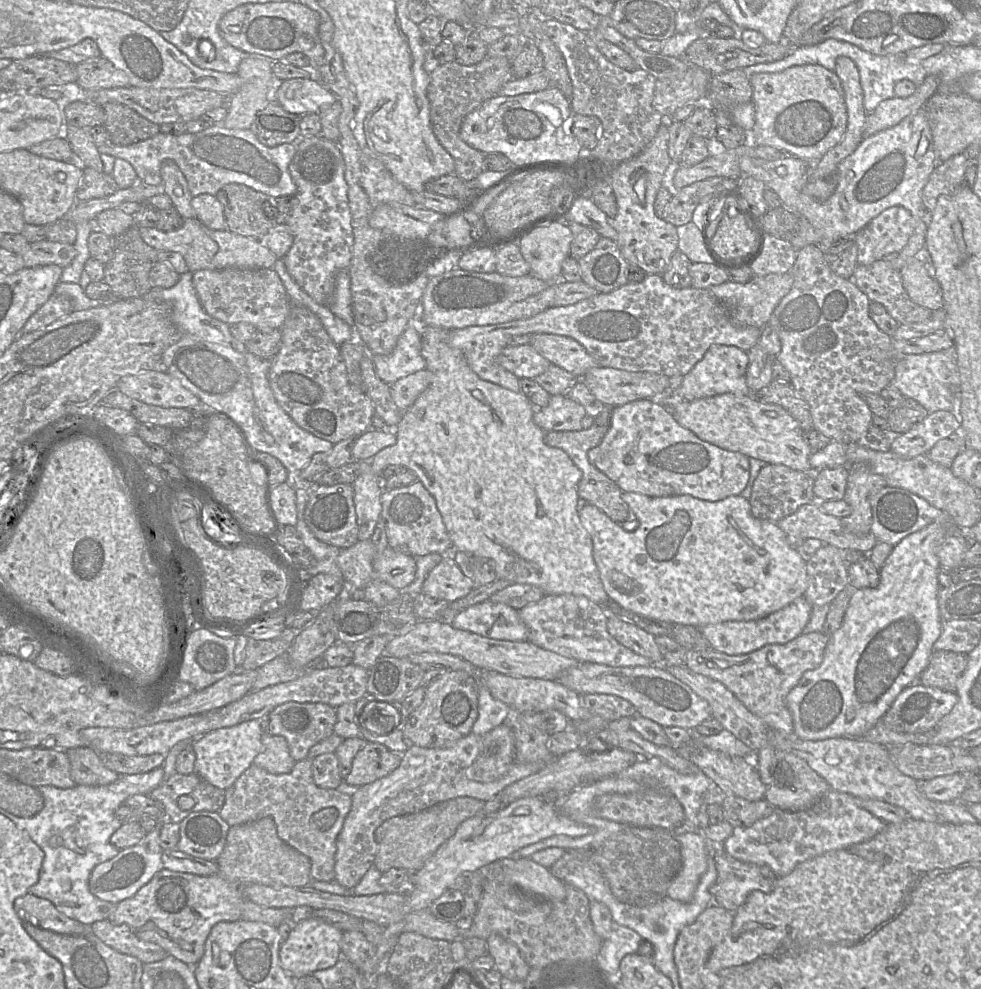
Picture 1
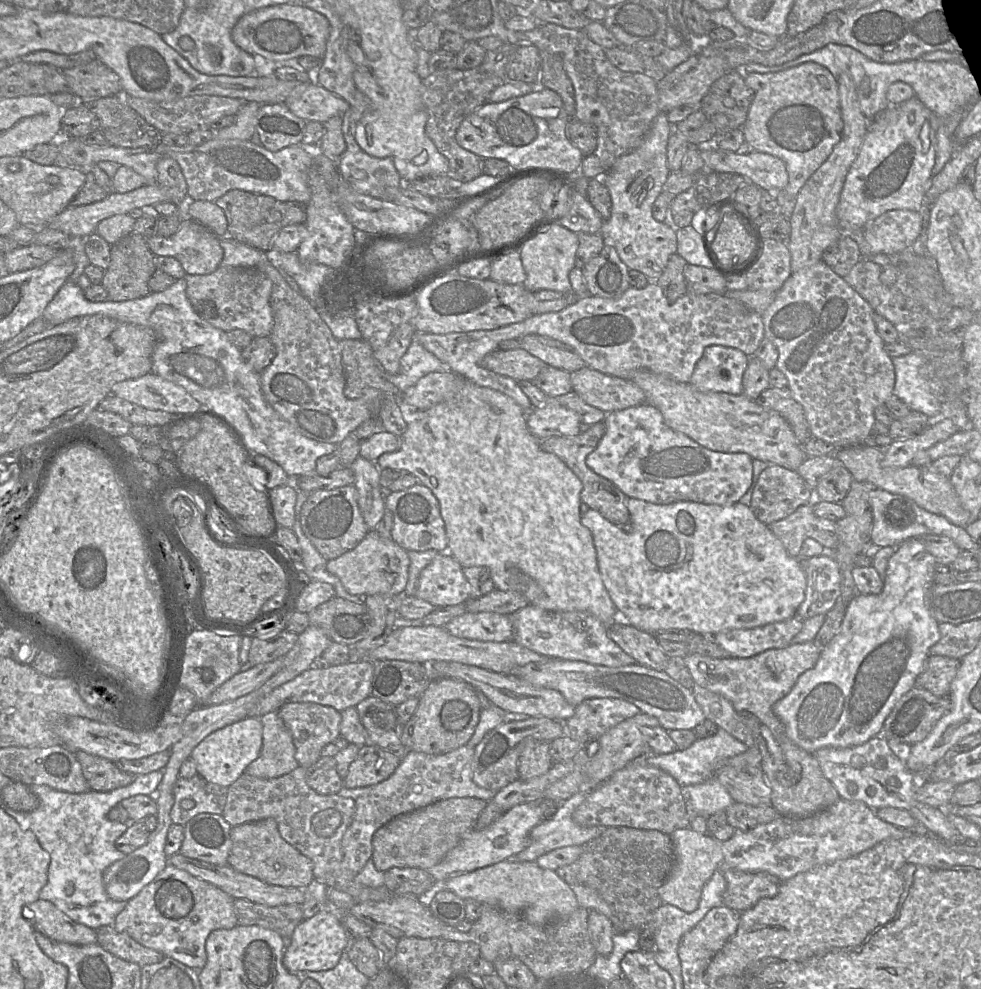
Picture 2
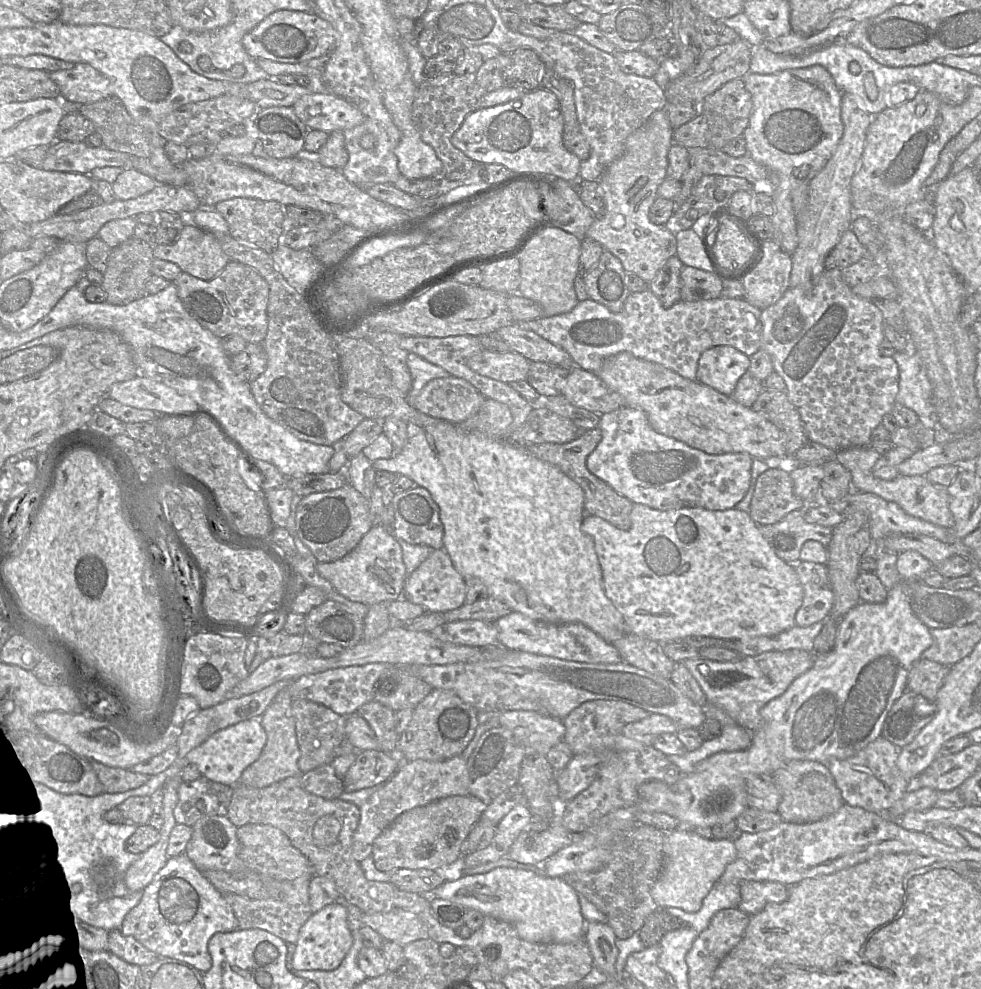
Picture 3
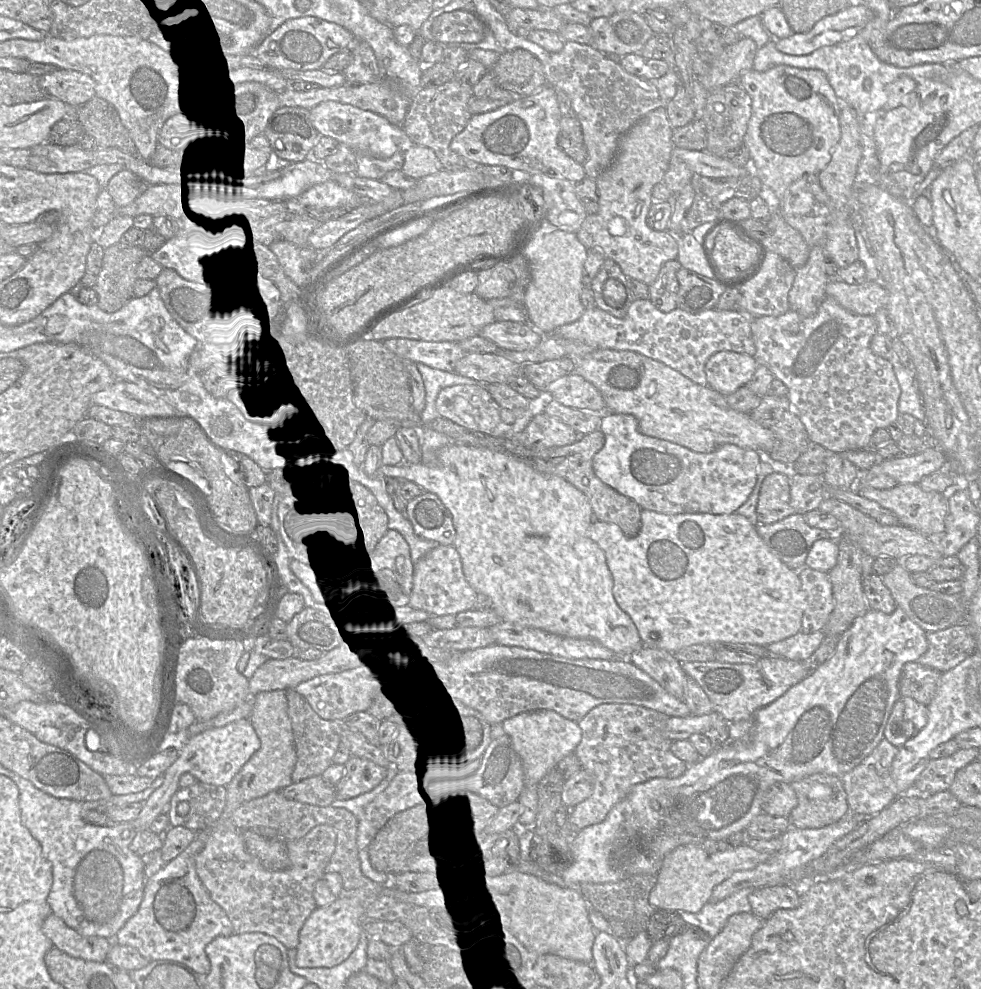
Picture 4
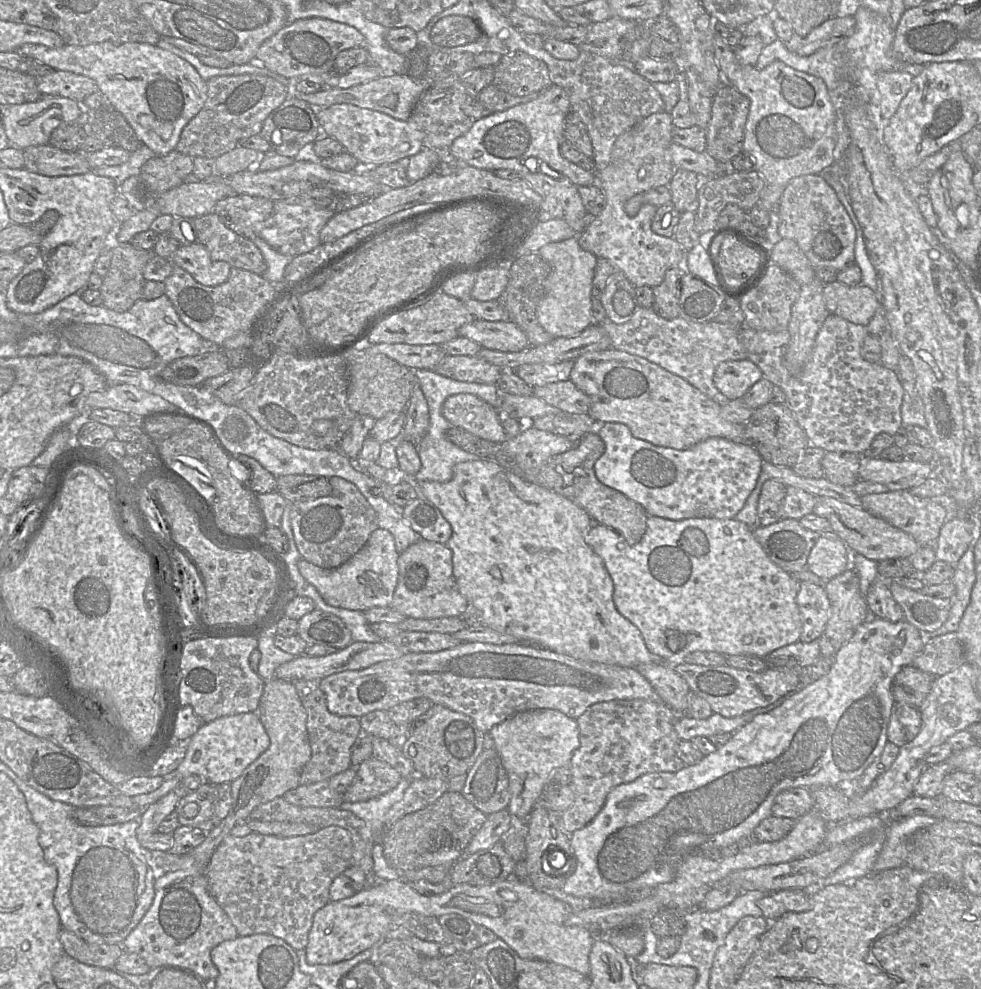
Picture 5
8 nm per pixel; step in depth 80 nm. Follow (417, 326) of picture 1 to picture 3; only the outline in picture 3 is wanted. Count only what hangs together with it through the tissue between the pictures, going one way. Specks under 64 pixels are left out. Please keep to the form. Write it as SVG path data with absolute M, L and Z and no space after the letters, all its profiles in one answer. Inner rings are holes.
M409 353L407 356L407 366L411 373L412 387L406 394L408 403L415 407L415 399L418 397L421 389L432 379L444 378L450 376L442 367L428 362L415 353Z

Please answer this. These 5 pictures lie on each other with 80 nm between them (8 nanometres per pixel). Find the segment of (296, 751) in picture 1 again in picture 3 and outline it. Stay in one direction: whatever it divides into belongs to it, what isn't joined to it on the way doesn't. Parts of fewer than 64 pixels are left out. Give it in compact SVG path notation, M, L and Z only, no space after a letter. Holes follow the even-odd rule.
M295 699L292 702L292 715L295 719L297 742L300 749L298 766L301 774L319 766L330 764L334 749L346 739L346 716L339 715L330 708L306 699Z

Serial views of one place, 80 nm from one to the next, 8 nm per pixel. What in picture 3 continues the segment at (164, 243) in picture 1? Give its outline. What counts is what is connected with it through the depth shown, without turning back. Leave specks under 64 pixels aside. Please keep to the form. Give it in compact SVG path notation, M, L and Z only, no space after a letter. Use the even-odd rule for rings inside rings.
M187 221L180 230L175 242L166 245L155 245L153 247L153 254L154 258L173 262L180 267L181 271L202 280L215 278L231 261L221 248L218 239L212 233L190 221Z

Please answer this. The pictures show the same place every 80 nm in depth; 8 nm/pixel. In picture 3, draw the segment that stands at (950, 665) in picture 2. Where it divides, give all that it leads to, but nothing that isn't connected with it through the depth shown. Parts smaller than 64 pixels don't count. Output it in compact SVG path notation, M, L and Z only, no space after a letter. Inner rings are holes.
M921 658L913 664L909 672L907 691L934 702L949 671L949 666Z

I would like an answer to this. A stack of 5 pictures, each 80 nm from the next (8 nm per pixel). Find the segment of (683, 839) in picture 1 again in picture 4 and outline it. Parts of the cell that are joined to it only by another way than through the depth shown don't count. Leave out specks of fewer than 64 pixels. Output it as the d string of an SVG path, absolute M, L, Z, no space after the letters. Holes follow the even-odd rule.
M694 844L678 846L663 859L655 886L650 891L649 903L655 909L696 913L710 900L716 885L734 872L753 869L769 858L769 854L760 852L749 845L716 853L708 853L701 846Z

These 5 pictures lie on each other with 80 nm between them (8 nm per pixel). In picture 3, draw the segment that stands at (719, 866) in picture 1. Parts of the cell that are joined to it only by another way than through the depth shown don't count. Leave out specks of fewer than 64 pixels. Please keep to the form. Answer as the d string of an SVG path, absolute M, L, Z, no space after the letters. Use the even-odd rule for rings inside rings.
M743 881L739 883L740 902L738 909L754 915L767 903L781 903L788 898L789 887L773 881Z

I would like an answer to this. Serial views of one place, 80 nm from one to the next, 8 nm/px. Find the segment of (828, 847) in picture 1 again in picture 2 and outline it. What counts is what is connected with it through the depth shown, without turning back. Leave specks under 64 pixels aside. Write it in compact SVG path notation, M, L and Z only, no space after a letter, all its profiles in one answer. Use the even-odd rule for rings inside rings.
M838 799L827 809L805 818L788 818L778 816L775 820L761 824L752 830L735 830L734 835L722 843L724 859L722 868L735 868L747 872L767 872L780 881L788 880L798 873L815 867L831 864L862 853L886 839L900 839L917 829L903 829L882 820L876 811L861 801Z

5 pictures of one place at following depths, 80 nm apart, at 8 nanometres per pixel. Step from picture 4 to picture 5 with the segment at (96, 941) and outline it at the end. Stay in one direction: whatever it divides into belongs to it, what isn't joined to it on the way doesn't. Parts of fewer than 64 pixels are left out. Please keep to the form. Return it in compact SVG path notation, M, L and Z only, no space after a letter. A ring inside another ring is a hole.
M65 929L60 931L60 941L64 953L86 965L113 969L116 961L124 952L117 944L89 944L74 933Z

